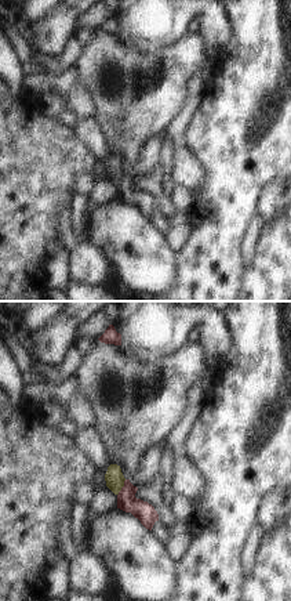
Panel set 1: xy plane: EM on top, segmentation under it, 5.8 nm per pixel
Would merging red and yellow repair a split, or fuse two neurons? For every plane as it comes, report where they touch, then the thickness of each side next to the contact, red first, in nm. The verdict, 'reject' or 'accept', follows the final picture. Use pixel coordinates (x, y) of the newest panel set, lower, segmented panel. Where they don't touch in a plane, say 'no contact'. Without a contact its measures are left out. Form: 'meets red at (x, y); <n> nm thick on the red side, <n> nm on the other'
meets red at (122, 488); 120 nm thick on the red side, 110 nm on the other

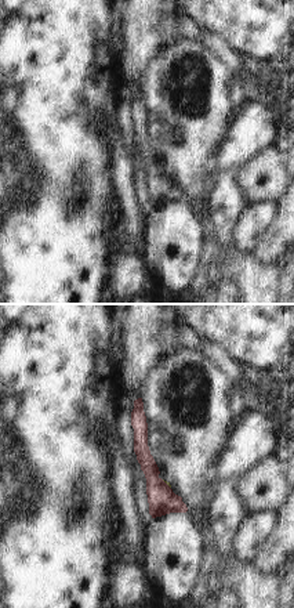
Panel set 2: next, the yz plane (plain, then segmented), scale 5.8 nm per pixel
meets red at (166, 484); 160 nm thick on the red side, 20 nm on the other

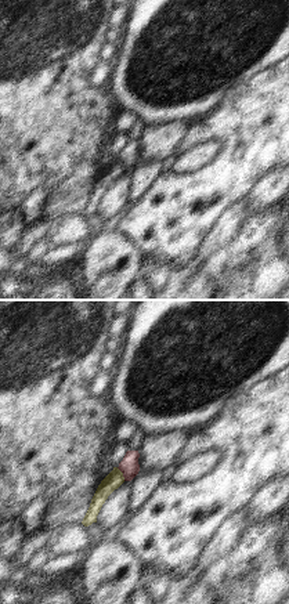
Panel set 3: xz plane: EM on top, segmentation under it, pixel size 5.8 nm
meets red at (123, 474); 110 nm thick on the red side, 100 nm on the other

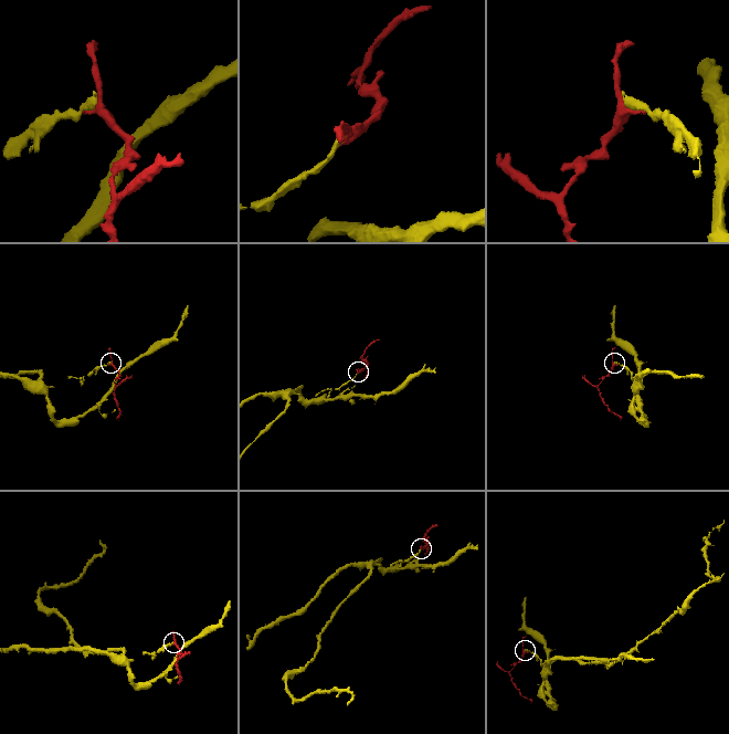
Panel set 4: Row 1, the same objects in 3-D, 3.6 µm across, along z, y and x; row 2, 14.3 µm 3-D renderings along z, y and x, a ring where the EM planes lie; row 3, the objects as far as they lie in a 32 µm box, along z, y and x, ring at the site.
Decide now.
reject

